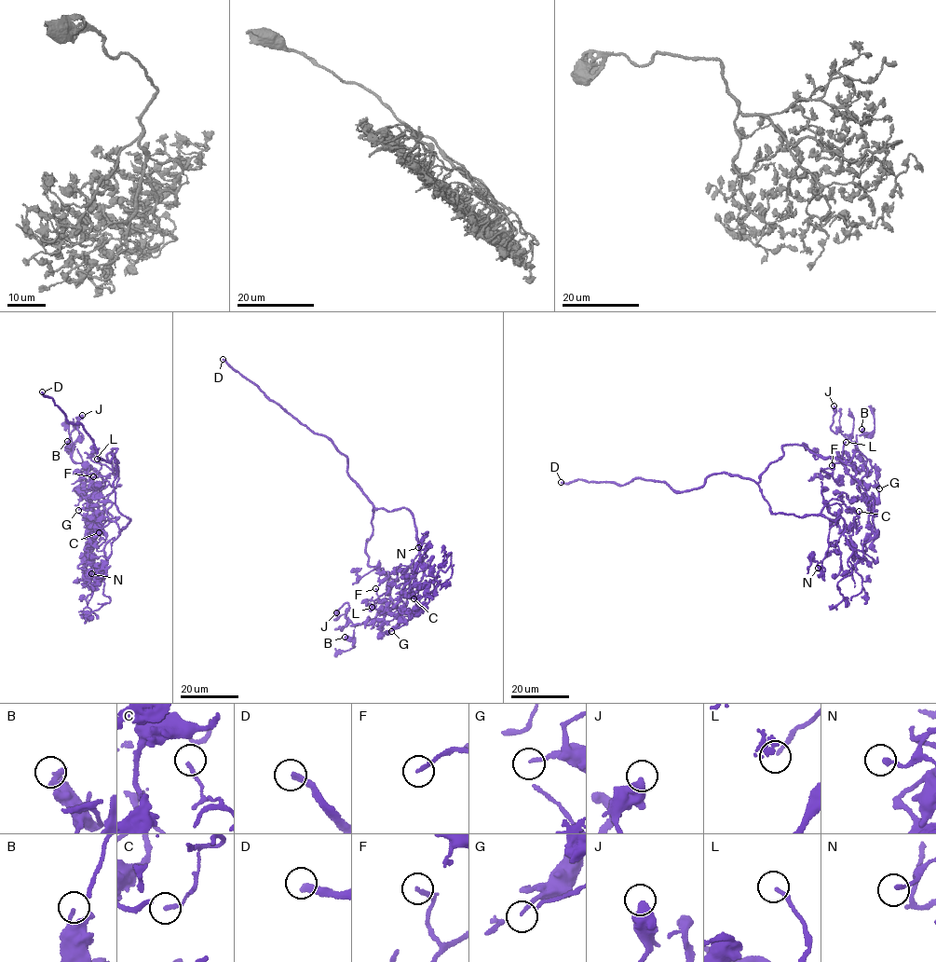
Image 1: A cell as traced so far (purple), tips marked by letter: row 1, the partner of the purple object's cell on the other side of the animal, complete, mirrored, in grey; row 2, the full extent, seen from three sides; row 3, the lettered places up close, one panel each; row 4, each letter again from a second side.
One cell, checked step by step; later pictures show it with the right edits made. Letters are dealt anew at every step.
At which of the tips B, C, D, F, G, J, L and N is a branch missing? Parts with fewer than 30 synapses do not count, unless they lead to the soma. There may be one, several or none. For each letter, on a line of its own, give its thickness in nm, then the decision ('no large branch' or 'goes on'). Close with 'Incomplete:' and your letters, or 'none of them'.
B: calibre 180 nm; no large branch
C: calibre 170 nm; no large branch
D: calibre 300 nm; goes on
F: calibre 180 nm; goes on
G: calibre 80 nm; no large branch
J: calibre 550 nm; no large branch
L: calibre 160 nm; goes on
N: calibre 180 nm; no large branch
Incomplete: D, F, L

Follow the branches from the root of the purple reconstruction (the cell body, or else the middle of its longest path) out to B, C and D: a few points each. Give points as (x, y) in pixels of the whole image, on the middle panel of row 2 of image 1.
B: (377, 509), (365, 553), (369, 565), (387, 578), (389, 603), (355, 626), (352, 640), (345, 637)
C: (377, 509), (390, 512), (407, 508), (413, 516), (424, 564), (423, 578), (416, 586), (418, 594), (413, 598)
D: (377, 509), (349, 474), (346, 457), (340, 453), (331, 440), (300, 423), (223, 359)

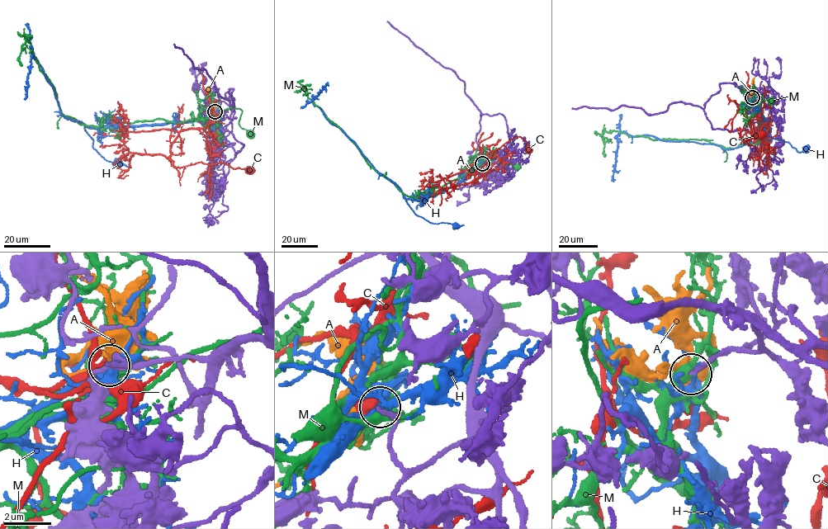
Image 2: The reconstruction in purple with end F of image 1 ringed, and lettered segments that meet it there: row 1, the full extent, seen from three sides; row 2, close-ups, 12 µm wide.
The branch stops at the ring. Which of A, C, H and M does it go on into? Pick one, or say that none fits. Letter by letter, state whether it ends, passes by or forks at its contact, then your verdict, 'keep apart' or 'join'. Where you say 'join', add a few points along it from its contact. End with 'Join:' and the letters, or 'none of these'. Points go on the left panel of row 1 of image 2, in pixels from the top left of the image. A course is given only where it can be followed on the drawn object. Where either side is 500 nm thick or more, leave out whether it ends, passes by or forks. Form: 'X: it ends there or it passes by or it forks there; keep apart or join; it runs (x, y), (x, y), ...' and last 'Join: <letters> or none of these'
A: it ends there; join; it runs (215, 111), (215, 105), (206, 96), (209, 87)
C: it ends there; keep apart
H: it ends there; keep apart
M: it forks there; keep apart
Join: A

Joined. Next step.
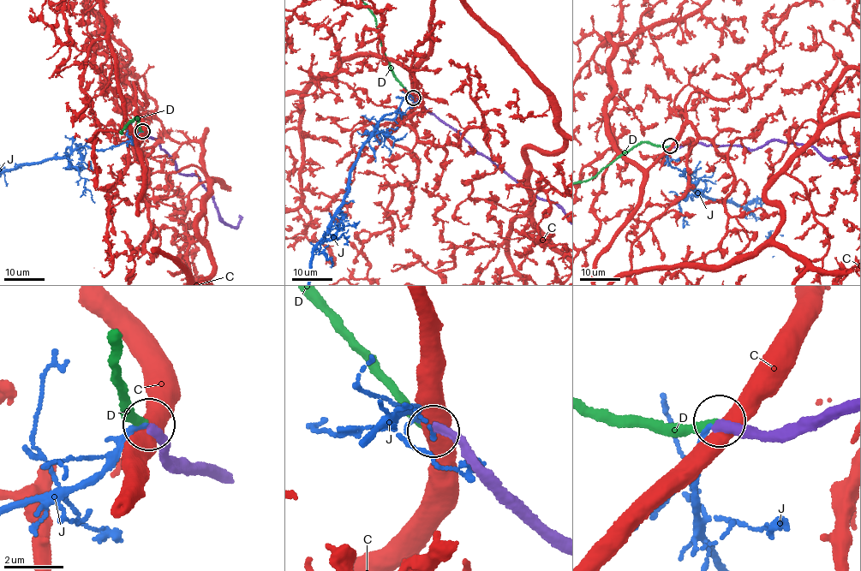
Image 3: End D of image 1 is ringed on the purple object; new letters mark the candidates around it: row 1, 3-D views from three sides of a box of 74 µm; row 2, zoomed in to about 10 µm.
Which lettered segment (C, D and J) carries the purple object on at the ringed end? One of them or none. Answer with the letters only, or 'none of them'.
D

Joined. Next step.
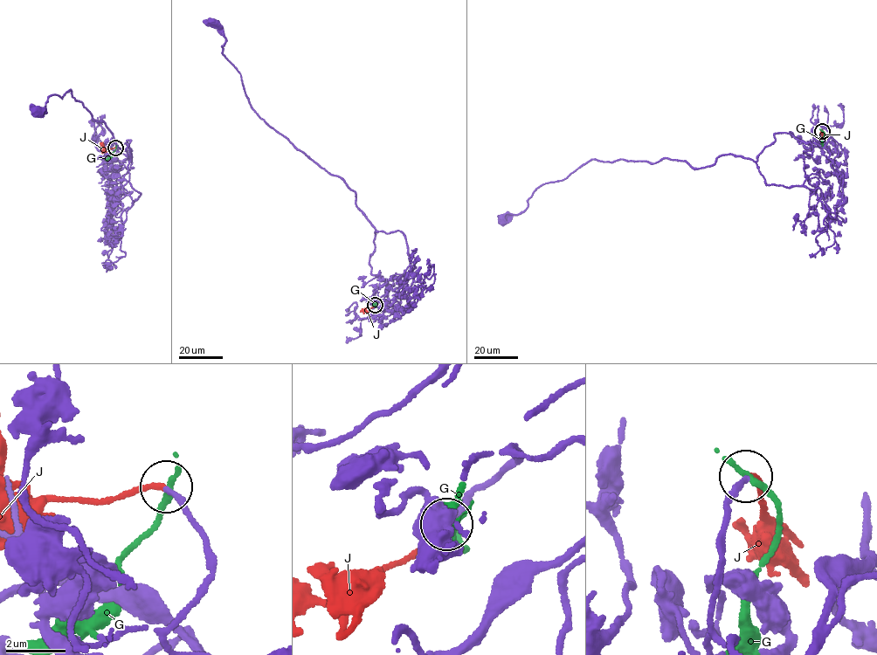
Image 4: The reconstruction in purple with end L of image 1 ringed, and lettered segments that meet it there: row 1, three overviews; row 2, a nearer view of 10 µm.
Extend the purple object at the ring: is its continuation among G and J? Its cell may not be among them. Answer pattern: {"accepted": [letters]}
{"accepted": ["J"]}

